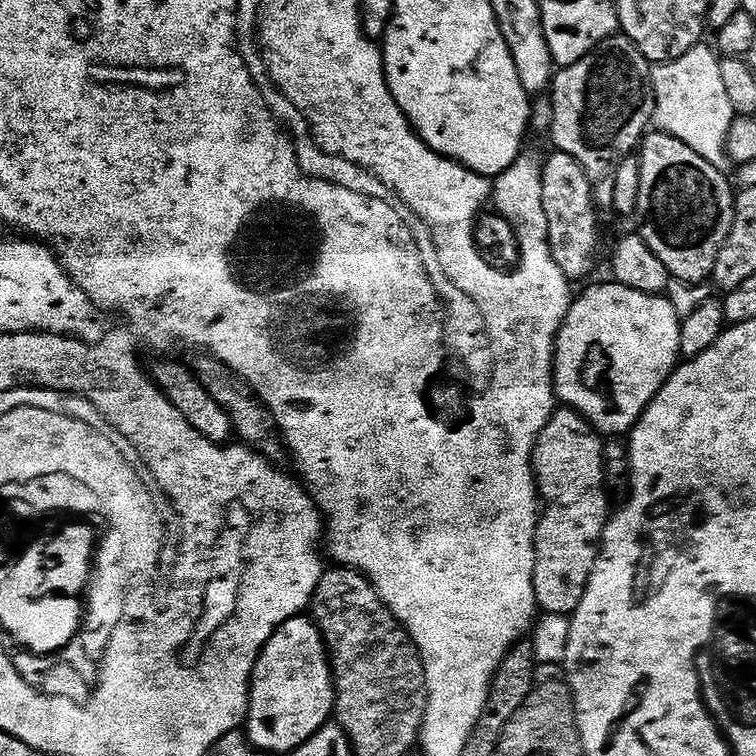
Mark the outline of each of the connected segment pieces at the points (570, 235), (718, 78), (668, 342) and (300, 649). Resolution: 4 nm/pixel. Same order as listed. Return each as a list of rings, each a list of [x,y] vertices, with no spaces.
[[[553,151],[549,160],[542,164],[542,206],[546,210],[548,223],[548,241],[554,262],[568,276],[569,281],[577,282],[596,264],[596,255],[600,252],[600,216],[592,198],[592,183],[586,178],[584,167],[575,158],[565,152]]]
[[[704,47],[691,48],[689,52],[682,54],[682,58],[653,67],[652,81],[656,91],[654,124],[659,131],[686,142],[686,146],[690,146],[694,154],[702,154],[702,158],[706,158],[706,162],[710,162],[715,168],[724,170],[730,164],[730,126],[738,113],[730,102],[730,94],[726,94],[725,84],[722,83],[721,57]]]
[[[607,283],[596,284],[581,296],[579,293],[569,306],[566,318],[560,323],[552,357],[552,387],[555,399],[563,407],[573,408],[605,437],[620,438],[631,433],[649,402],[660,393],[668,377],[676,371],[681,359],[682,318],[668,301],[667,295],[651,296],[642,290],[630,290],[630,286]]]
[[[307,615],[290,618],[276,628],[275,634],[264,644],[258,662],[252,671],[252,692],[248,695],[246,735],[253,748],[261,748],[266,754],[284,752],[290,754],[300,748],[313,734],[329,723],[336,703],[336,690],[332,683],[332,666],[328,662],[328,649],[320,637],[316,623]]]

